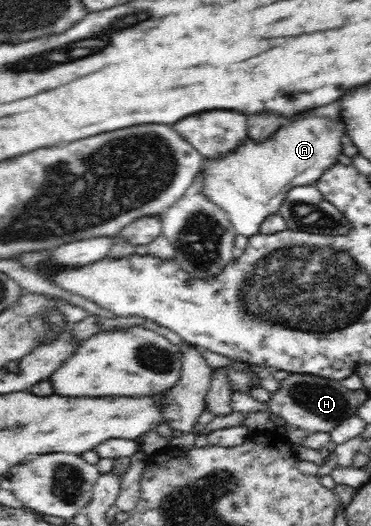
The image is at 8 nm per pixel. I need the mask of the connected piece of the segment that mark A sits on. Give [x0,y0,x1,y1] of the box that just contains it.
[202,118,344,237]

